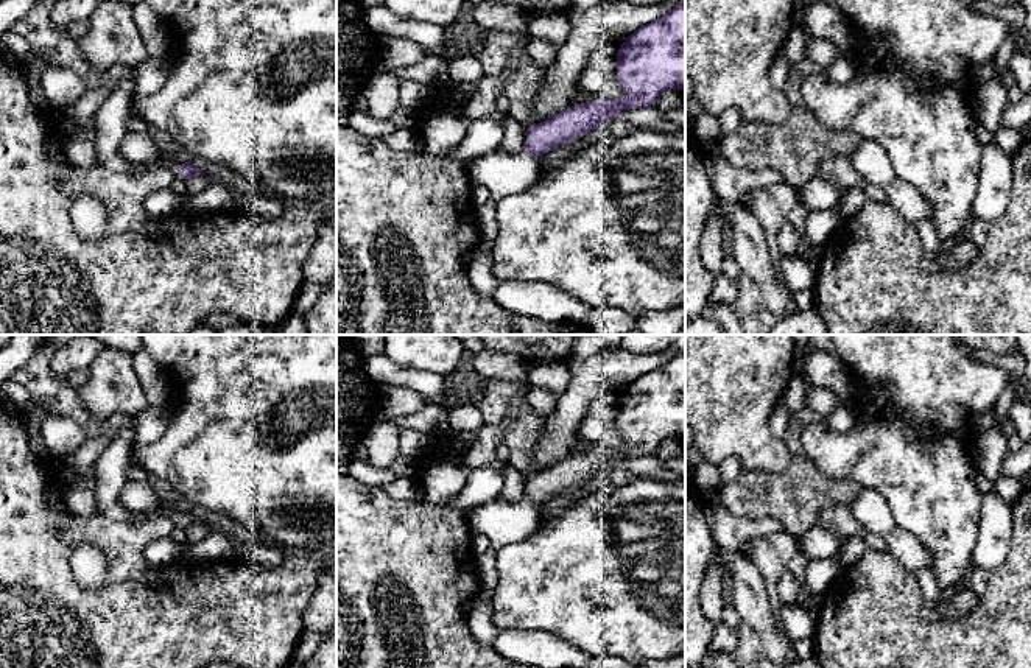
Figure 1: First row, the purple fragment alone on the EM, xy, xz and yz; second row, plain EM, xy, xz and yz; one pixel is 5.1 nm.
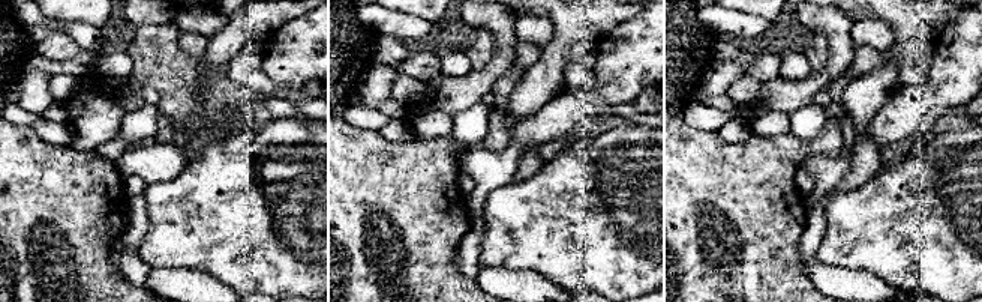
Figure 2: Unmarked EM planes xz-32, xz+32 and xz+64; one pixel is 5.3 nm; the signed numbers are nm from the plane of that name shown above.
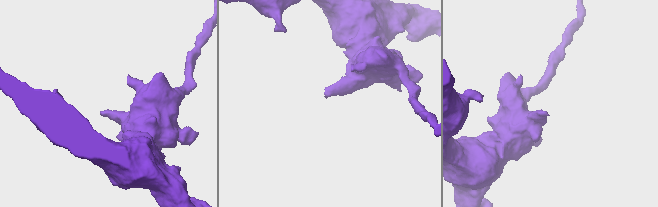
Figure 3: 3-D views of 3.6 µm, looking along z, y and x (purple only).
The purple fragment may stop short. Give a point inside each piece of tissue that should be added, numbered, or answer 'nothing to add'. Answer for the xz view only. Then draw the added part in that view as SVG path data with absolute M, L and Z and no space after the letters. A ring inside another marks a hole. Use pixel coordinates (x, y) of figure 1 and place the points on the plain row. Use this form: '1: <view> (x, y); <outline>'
1: xz (503, 523); M522 497L517 503L491 501L473 508L467 514L472 534L484 534L491 547L477 557L480 589L475 599L491 599L498 584L497 553L509 543L517 543L539 528L540 506Z

